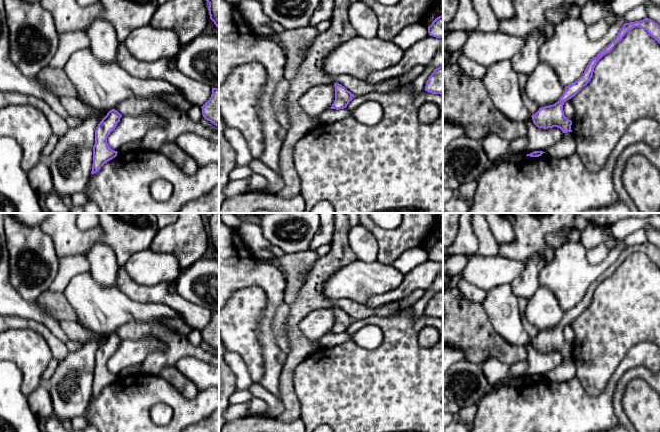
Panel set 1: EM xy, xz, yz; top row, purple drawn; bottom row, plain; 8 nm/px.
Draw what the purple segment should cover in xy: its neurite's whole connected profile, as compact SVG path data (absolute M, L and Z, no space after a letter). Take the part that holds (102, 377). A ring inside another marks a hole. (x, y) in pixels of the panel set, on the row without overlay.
M115 333L110 334L98 348L95 354L95 368L93 370L93 388L91 398L98 396L101 391L117 380L117 375L112 374L107 362L116 352L122 339Z

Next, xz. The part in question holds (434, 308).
M443 288L436 292L426 306L425 315L443 319Z

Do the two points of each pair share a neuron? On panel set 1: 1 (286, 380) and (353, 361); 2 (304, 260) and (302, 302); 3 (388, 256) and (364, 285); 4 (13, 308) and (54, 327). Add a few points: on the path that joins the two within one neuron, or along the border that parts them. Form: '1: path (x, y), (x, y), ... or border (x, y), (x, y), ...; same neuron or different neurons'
1: border (306, 358), (294, 374), (298, 401); different neurons
2: border (314, 263), (297, 297), (290, 304); different neurons
3: border (377, 260), (391, 265); different neurons
4: path (23, 308), (34, 310), (44, 317); same neuron

